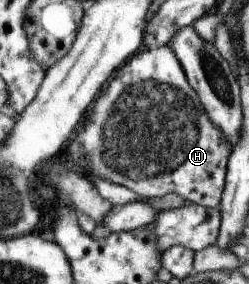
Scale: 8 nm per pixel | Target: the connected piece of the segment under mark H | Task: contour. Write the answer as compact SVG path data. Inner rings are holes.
M142 46L96 97L63 158L81 174L110 179L142 198L175 193L187 203L217 208L232 148L223 131L211 124L171 47L151 50ZM81 164L85 164L84 171Z

